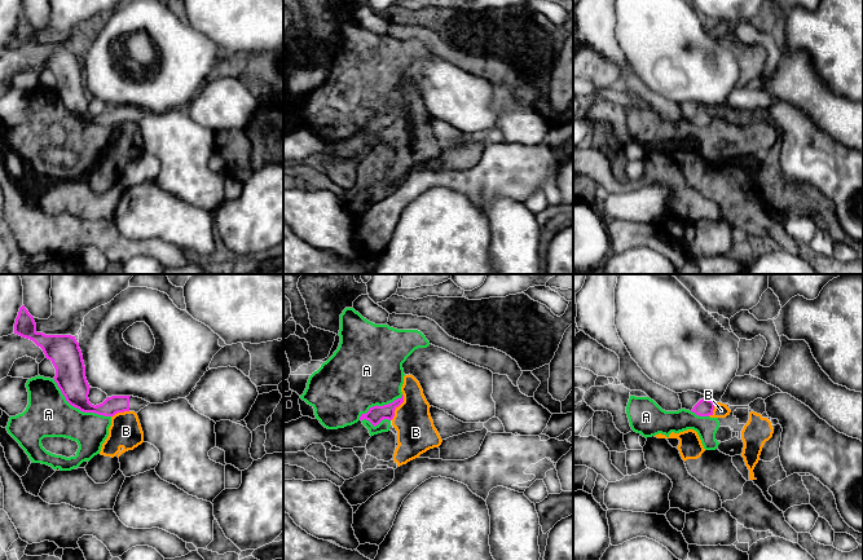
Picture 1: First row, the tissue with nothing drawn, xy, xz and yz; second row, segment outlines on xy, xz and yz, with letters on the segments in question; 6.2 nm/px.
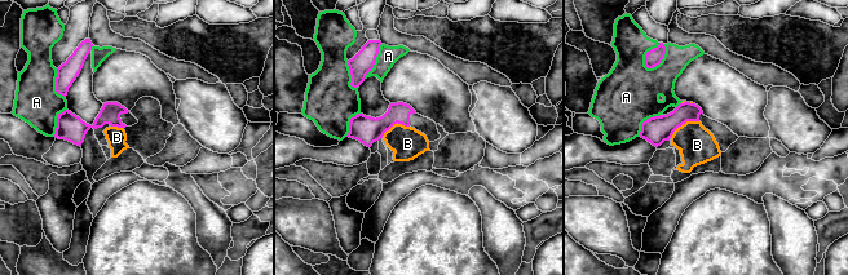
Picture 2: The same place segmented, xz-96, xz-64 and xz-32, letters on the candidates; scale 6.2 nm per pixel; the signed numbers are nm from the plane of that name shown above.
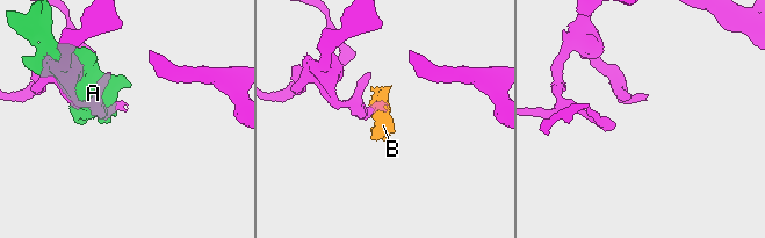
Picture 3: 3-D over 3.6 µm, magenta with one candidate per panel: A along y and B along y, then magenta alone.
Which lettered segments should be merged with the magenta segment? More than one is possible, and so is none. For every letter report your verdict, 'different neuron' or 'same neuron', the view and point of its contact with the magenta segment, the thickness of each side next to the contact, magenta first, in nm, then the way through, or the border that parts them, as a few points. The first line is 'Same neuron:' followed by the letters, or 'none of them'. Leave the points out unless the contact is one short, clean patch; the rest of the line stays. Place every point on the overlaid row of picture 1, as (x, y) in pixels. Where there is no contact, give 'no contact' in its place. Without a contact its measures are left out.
Same neuron: none of them
A: different neuron | xz (379, 406) | 110/440 nm
B: different neuron | xz (399, 405) | 110/240 nm | along xz (403, 393), (403, 401), (393, 411), (391, 419)

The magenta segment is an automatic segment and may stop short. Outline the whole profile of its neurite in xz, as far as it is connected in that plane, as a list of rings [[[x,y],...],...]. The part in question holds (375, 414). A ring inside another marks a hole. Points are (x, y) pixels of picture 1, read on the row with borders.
[[[404,394],[393,402],[383,406],[373,406],[366,414],[361,414],[360,420],[369,420],[374,427],[378,425],[383,419],[392,420],[395,410],[404,402]]]

